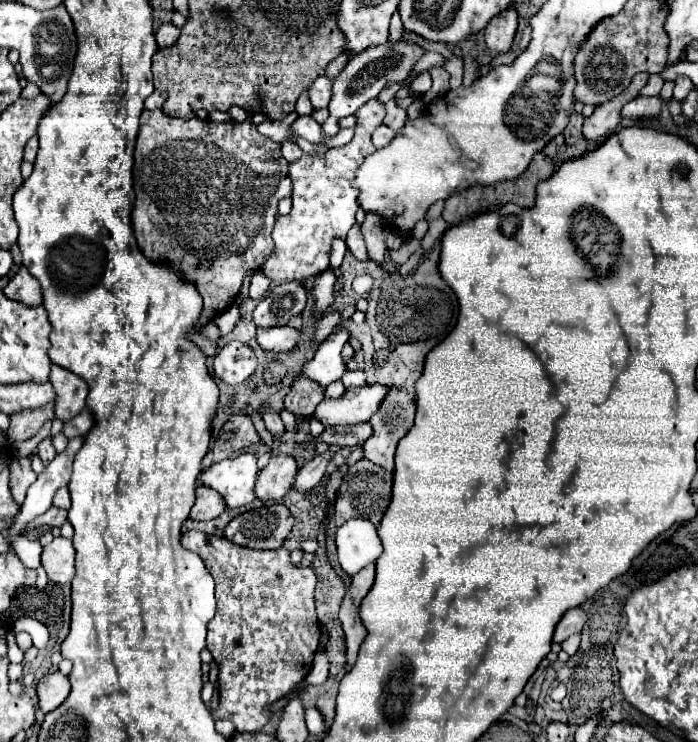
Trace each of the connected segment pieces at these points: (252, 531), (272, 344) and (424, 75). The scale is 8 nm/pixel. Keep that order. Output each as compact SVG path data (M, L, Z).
M269 504L233 518L223 536L235 544L255 550L273 550L283 544L291 532L293 516L283 504Z
M285 326L285 328L269 328L269 330L257 330L257 342L263 350L275 350L275 352L285 352L291 350L299 344L301 340L301 330Z
M421 72L421 74L409 84L409 88L411 88L413 92L417 92L417 94L425 94L425 92L431 88L431 74L429 74L429 72Z

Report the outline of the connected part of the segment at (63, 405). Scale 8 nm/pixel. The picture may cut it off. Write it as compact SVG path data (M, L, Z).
M51 364L51 374L49 382L57 390L57 406L55 406L55 418L59 420L69 420L77 416L85 408L85 398L87 398L87 384L83 378L77 374Z

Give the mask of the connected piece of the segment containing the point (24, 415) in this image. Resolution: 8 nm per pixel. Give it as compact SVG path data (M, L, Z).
M25 410L21 414L15 414L15 416L11 416L11 426L7 430L7 436L13 442L29 440L39 432L43 422L51 420L51 418L53 418L51 410Z

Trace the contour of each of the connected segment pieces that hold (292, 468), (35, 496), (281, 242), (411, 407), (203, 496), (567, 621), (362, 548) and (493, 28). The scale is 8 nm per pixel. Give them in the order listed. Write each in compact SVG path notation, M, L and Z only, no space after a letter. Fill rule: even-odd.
M273 454L269 464L259 472L255 494L259 500L265 502L277 502L281 500L295 482L295 476L299 472L297 460L293 454Z
M73 438L69 440L69 446L53 458L53 462L47 464L45 472L33 482L33 486L27 490L27 498L21 504L21 512L17 514L15 522L7 530L7 540L13 544L25 530L25 526L37 518L39 514L47 512L51 508L51 500L55 492L61 486L67 486L73 474L73 456L81 448L83 438Z
M373 98L355 112L355 118L355 138L351 144L331 148L325 154L303 152L303 156L289 166L289 174L293 178L293 208L287 216L277 216L273 226L275 250L261 268L261 272L273 282L305 280L309 276L323 274L329 268L331 238L345 238L349 228L355 224L359 192L353 188L353 180L365 156L377 150L371 142L371 132L385 118L385 104L379 102L379 98Z
M389 388L385 402L379 406L377 414L369 420L373 424L373 436L363 444L365 458L377 466L393 472L393 456L397 442L411 428L415 416L415 402L407 396L403 388Z
M199 484L197 490L195 490L195 504L191 508L191 518L193 520L213 520L217 518L227 506L225 506L225 500L221 500L221 494L217 494L217 490L209 488L209 486L203 486Z
M573 608L573 610L567 610L567 614L559 620L557 628L555 628L555 636L553 636L553 642L563 642L567 636L571 634L579 634L583 630L587 622L587 614L581 610L581 608Z
M363 518L349 520L341 528L337 528L335 544L339 564L349 576L355 576L367 564L375 562L381 554L377 528Z
M507 8L495 18L491 18L491 22L485 28L485 42L489 50L501 52L501 54L511 50L511 44L517 32L517 20L519 20L519 14L515 8Z

